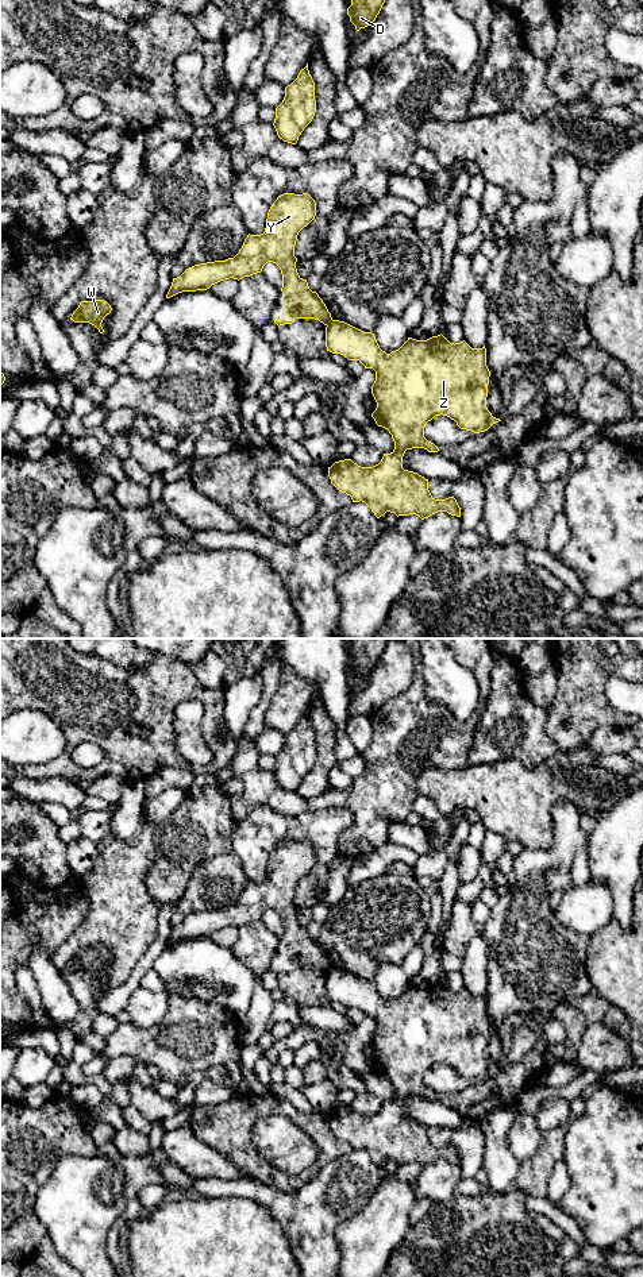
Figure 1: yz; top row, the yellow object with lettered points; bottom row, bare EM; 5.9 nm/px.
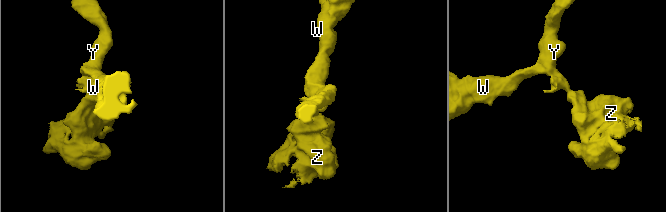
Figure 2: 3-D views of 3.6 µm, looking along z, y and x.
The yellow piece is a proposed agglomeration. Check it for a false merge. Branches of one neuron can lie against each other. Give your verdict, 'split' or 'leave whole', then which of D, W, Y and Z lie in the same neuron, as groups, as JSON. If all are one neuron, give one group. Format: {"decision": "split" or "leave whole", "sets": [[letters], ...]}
{"decision": "split", "sets": [["D", "W", "Y"], ["Z"]]}

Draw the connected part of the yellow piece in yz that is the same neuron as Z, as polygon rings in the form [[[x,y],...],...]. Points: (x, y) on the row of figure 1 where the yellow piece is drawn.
[[[332,320],[326,327],[326,347],[332,354],[340,354],[349,360],[359,360],[365,369],[376,371],[371,394],[377,402],[371,413],[376,424],[389,431],[394,450],[384,454],[373,467],[361,467],[351,459],[335,462],[328,467],[331,483],[351,497],[353,502],[365,502],[380,518],[386,512],[398,516],[416,514],[421,520],[438,512],[461,517],[461,508],[454,497],[435,499],[428,490],[428,479],[417,472],[403,468],[407,450],[424,448],[438,452],[439,448],[424,437],[424,427],[435,416],[447,416],[461,429],[474,433],[488,431],[501,421],[486,408],[490,371],[486,366],[486,348],[471,348],[465,340],[450,343],[442,333],[427,340],[408,340],[396,351],[386,354],[377,343],[374,333],[363,332],[344,321]]]

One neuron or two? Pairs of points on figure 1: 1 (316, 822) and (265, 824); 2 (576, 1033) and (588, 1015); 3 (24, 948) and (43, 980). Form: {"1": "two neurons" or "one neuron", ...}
{"1": "one neuron", "2": "one neuron", "3": "two neurons"}

